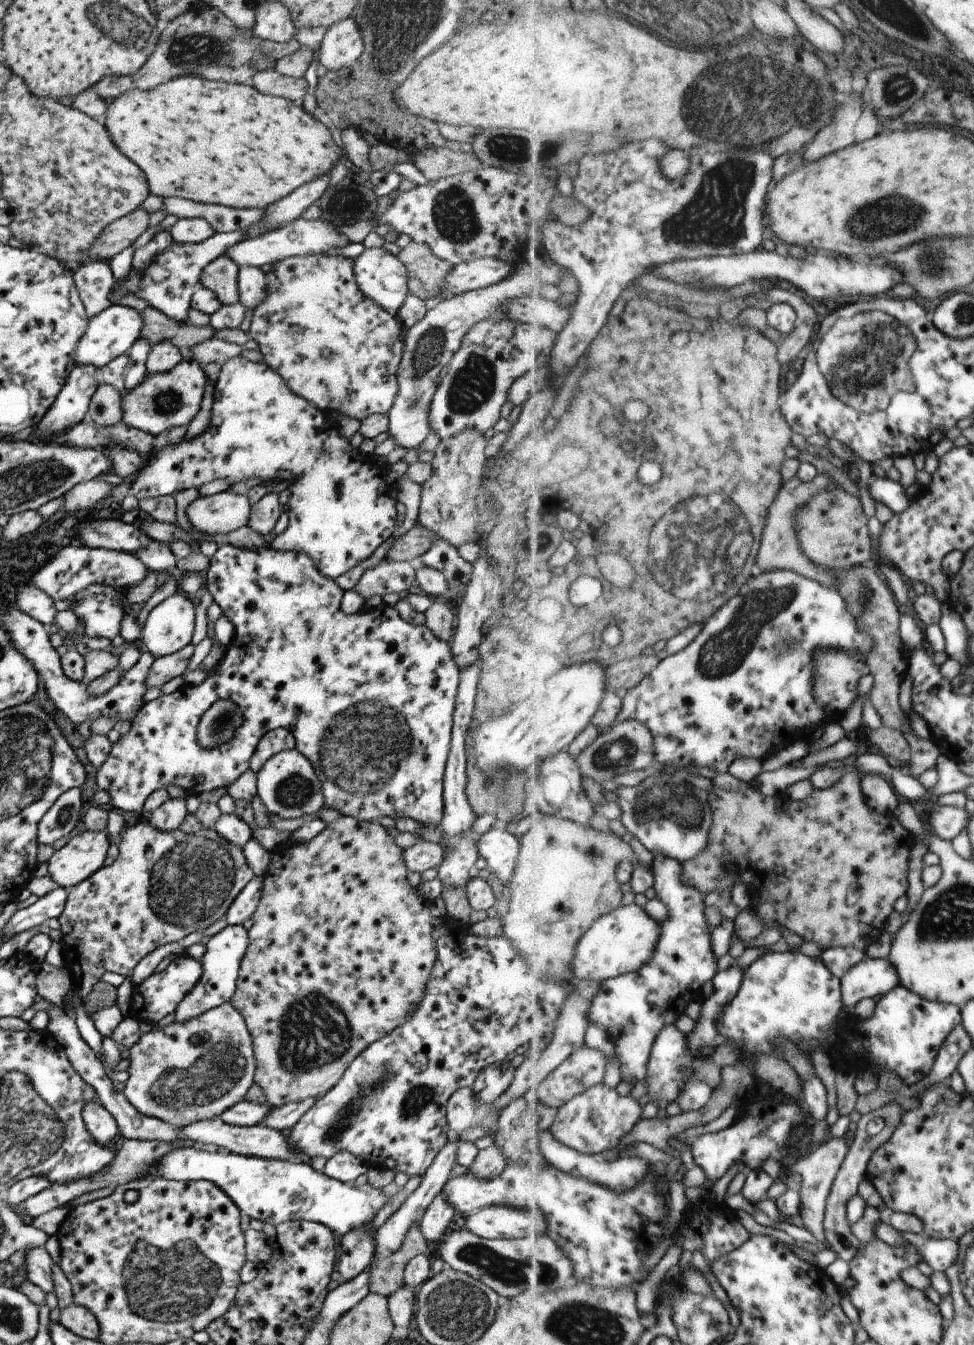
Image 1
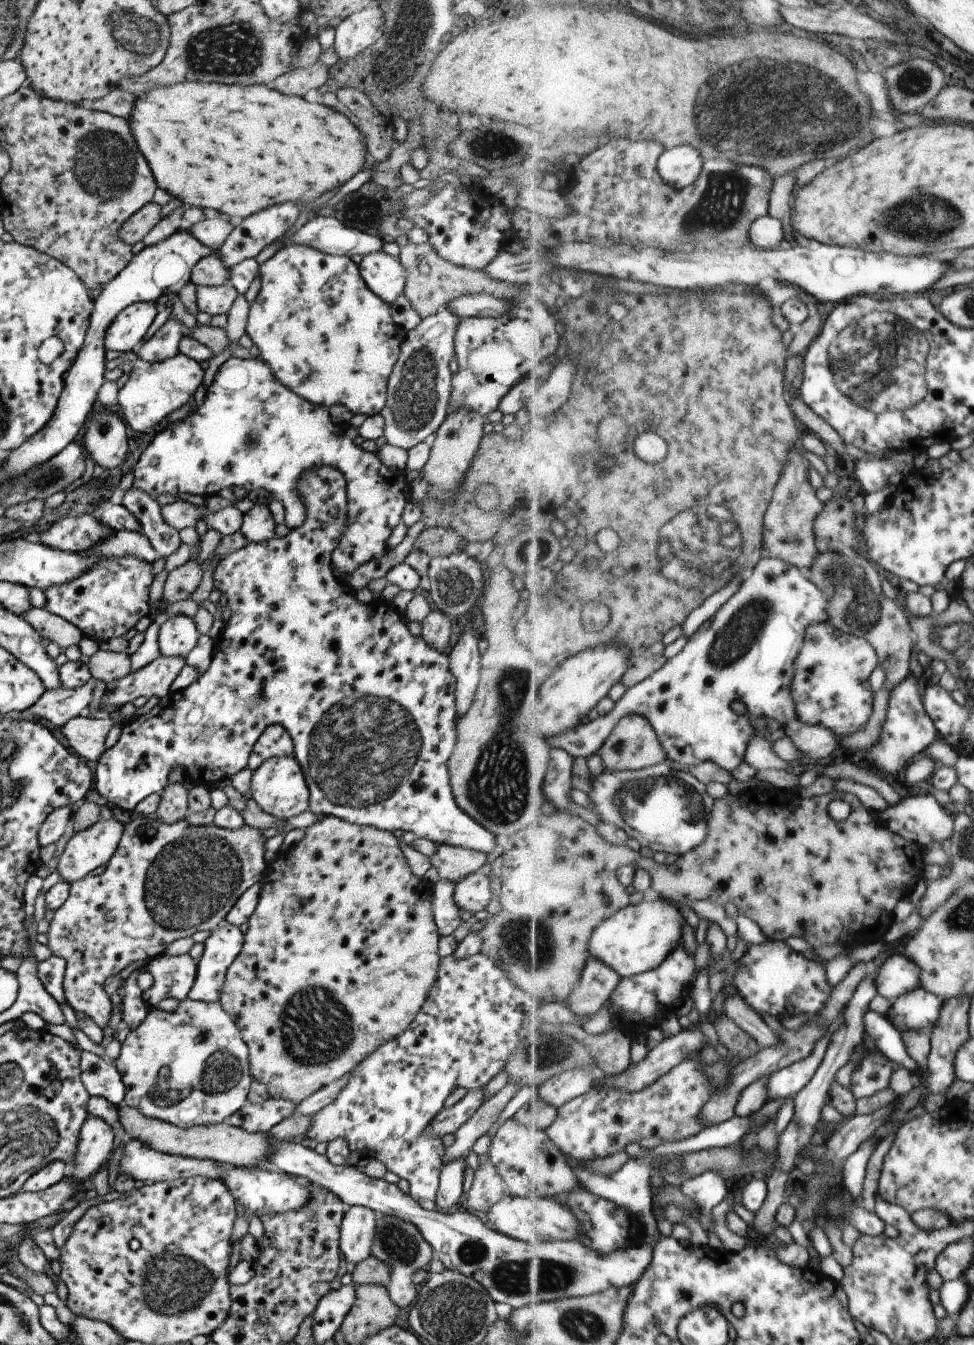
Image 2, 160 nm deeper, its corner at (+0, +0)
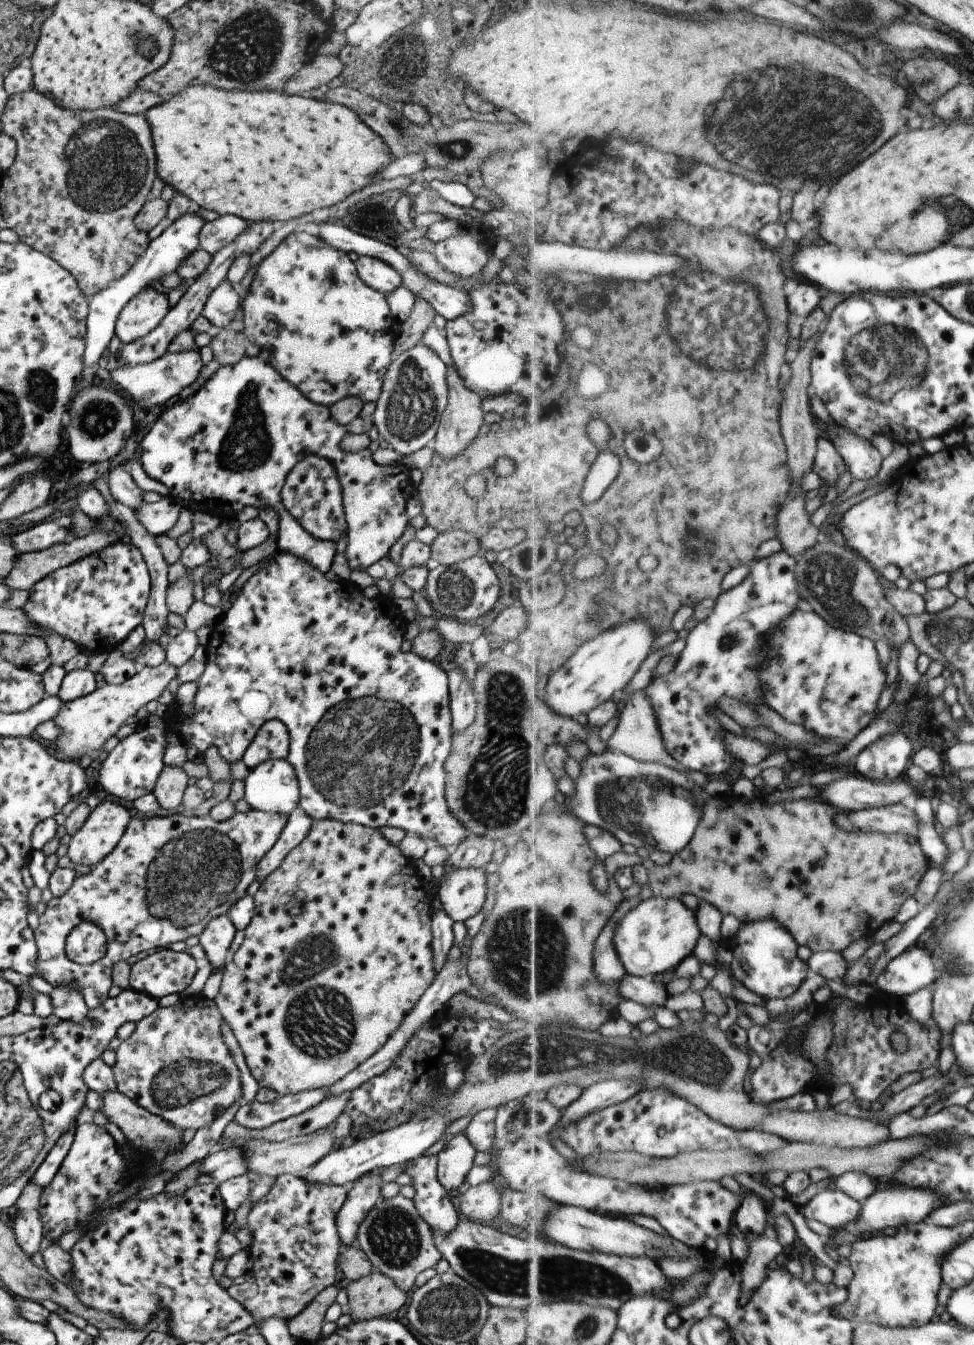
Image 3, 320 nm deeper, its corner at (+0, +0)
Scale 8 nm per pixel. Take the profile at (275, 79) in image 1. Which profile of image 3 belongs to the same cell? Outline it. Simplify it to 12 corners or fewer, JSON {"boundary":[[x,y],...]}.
{"boundary":[[317,55],[285,83],[285,94],[331,82],[343,64],[337,55]]}

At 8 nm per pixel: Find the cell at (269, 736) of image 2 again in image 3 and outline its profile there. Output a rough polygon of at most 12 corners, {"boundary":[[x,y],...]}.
{"boundary":[[261,723],[240,759],[248,769],[287,759],[285,725]]}

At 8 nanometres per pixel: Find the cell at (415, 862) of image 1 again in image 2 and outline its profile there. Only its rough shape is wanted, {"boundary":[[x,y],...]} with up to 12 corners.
{"boundary":[[438,845],[428,857],[443,868],[443,881],[458,881],[479,871],[485,853]]}

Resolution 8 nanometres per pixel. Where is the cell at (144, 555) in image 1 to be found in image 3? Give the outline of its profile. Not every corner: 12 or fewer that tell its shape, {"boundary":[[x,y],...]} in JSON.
{"boundary":[[91,531],[18,554],[1,583],[28,591],[50,572],[119,538]]}

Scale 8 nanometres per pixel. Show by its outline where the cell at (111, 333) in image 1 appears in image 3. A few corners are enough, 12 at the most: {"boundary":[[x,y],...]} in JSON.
{"boundary":[[145,287],[118,312],[121,343],[143,338],[167,314],[166,294]]}

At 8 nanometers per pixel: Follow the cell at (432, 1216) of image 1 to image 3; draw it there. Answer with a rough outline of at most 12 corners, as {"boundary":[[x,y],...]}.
{"boundary":[[456,1134],[436,1154],[447,1192],[465,1180],[475,1152]]}

